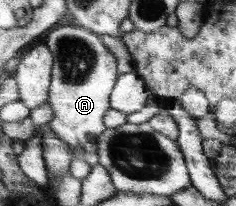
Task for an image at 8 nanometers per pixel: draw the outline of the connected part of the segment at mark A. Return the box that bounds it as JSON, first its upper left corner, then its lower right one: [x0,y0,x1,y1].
[46,25,117,168]

